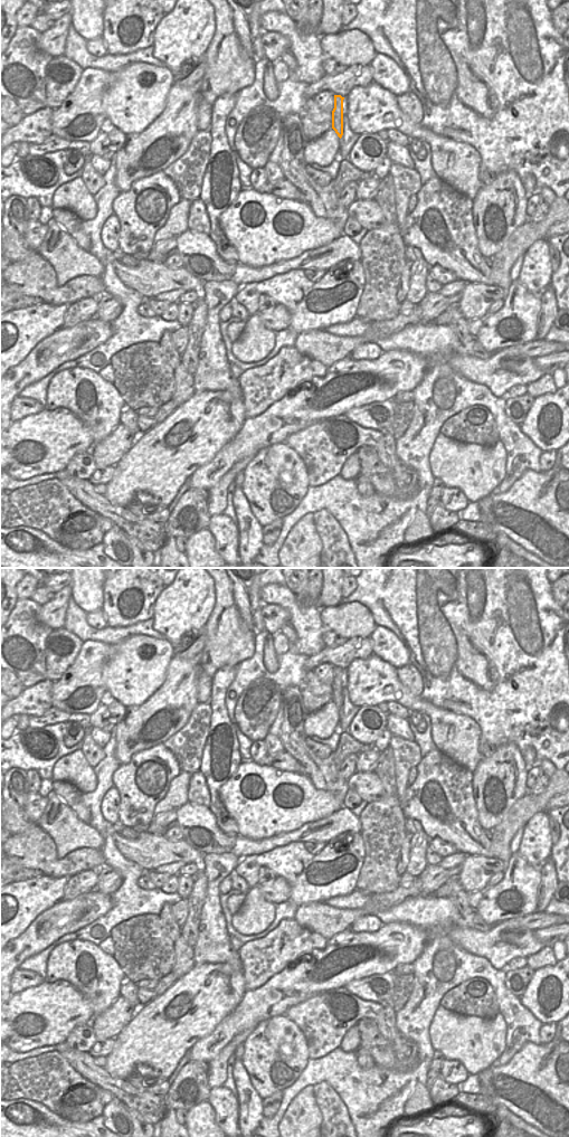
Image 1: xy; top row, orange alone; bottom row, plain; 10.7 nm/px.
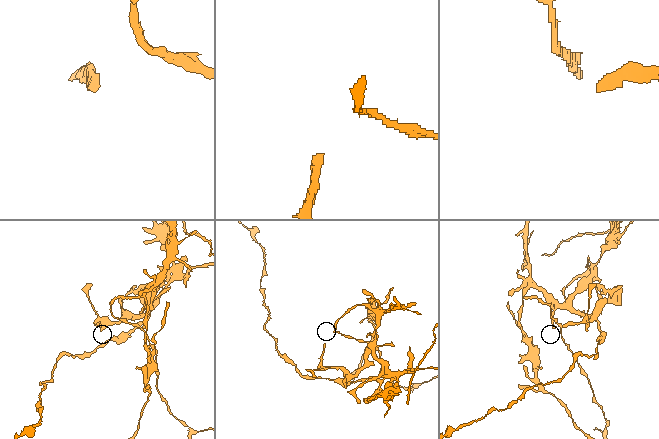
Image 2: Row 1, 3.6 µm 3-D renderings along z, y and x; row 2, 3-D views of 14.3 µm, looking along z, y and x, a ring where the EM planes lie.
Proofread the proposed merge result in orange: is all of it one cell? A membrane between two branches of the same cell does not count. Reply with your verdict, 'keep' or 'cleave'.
cleave

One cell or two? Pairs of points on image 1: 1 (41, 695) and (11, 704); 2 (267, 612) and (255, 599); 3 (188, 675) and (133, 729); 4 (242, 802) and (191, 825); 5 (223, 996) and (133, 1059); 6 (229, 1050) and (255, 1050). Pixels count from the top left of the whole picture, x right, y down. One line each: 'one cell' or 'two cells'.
1: one cell
2: two cells
3: one cell
4: two cells
5: one cell
6: two cells

